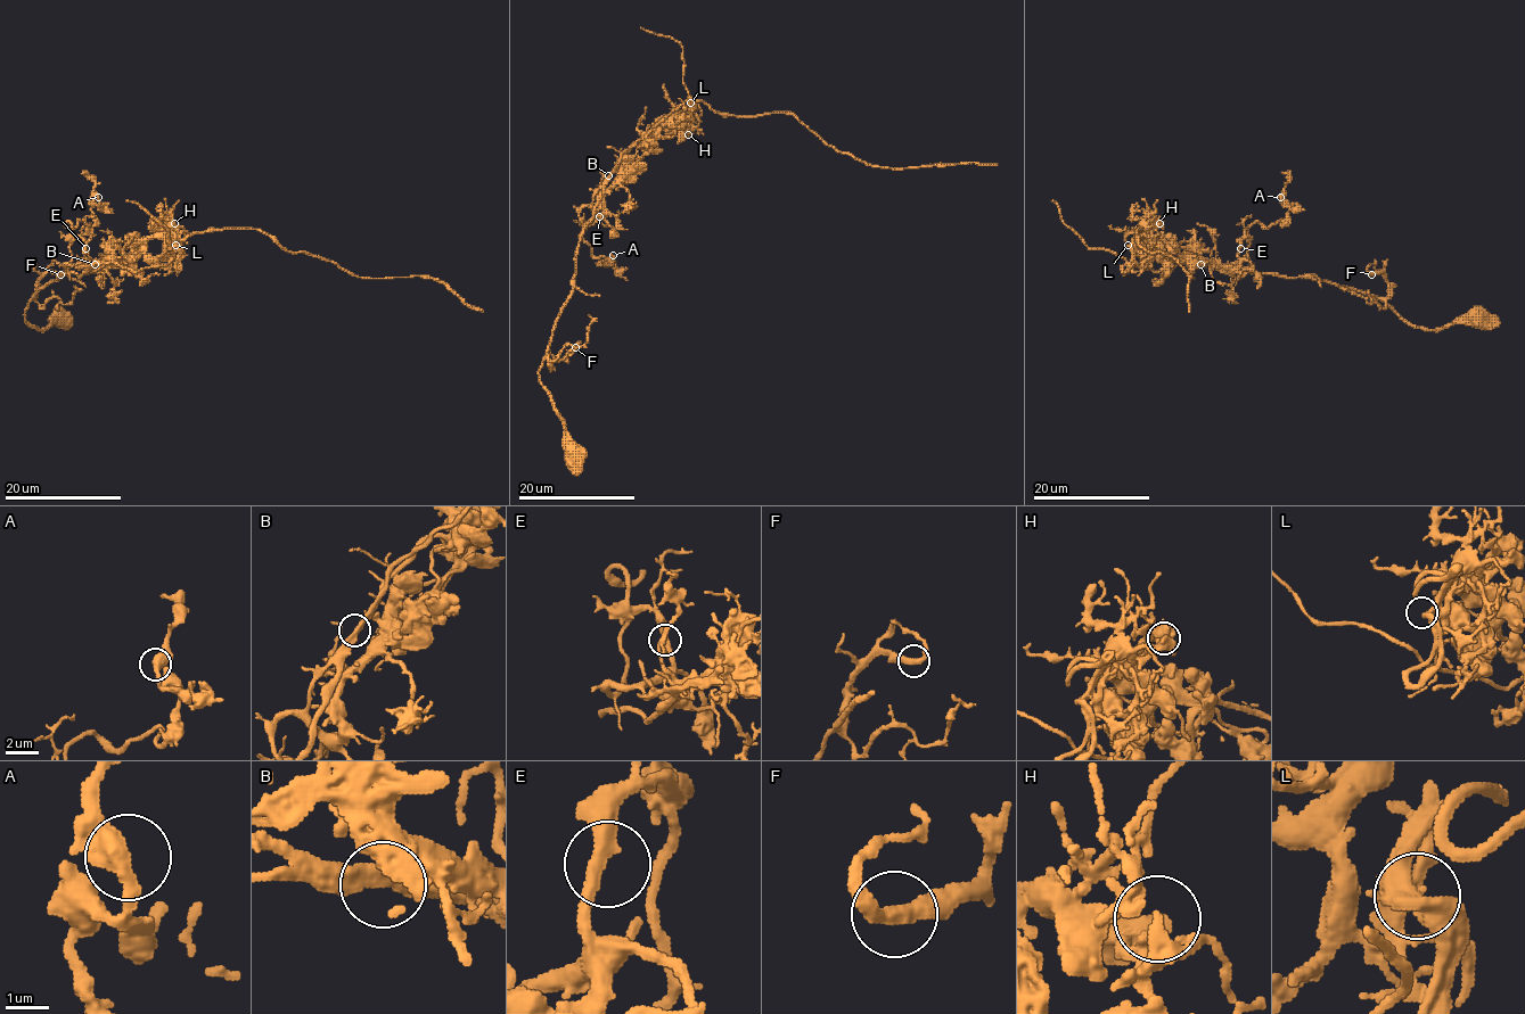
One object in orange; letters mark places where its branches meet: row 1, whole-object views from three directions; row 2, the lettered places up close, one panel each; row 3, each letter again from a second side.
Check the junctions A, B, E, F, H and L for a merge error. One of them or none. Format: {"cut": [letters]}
{"cut": ["B"]}

